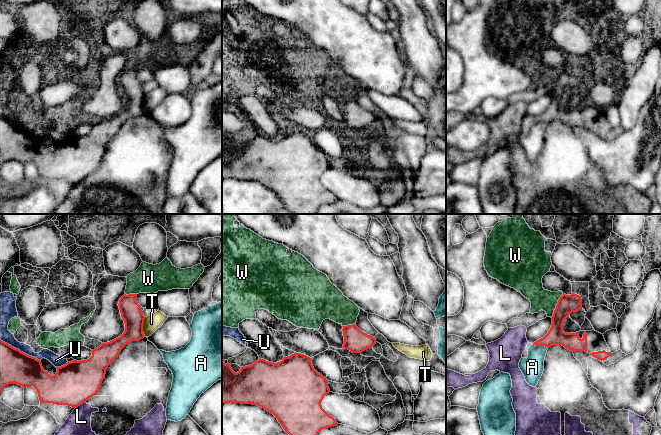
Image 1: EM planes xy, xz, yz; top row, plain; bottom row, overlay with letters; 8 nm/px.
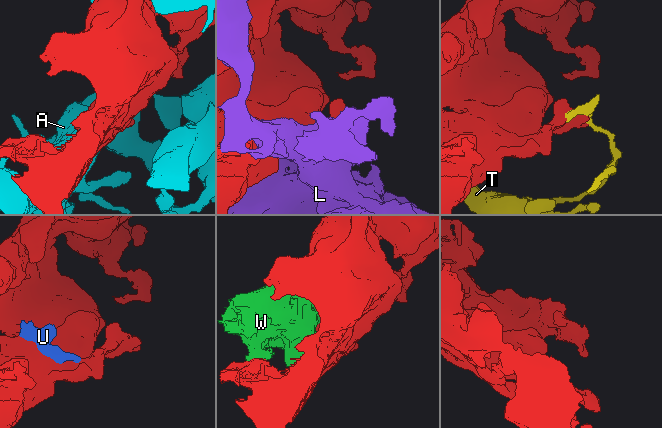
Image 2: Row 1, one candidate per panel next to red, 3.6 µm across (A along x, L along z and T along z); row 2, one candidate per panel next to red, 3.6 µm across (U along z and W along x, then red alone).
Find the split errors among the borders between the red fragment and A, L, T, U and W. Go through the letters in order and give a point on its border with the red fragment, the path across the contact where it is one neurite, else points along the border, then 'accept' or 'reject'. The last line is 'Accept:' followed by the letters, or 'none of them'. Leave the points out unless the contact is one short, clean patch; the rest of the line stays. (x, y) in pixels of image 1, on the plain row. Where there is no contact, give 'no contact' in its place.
A: contact yz (540, 121); reject
L: contact xy (80, 180); reject
T: contact xy (142, 103); reject
U: contact xy (19, 126); reject
W: contact yz (556, 82); reject
Accept: none of them

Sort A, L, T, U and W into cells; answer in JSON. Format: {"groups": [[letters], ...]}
{"groups": [["A"], ["L"], ["T"], ["U", "W"]]}

